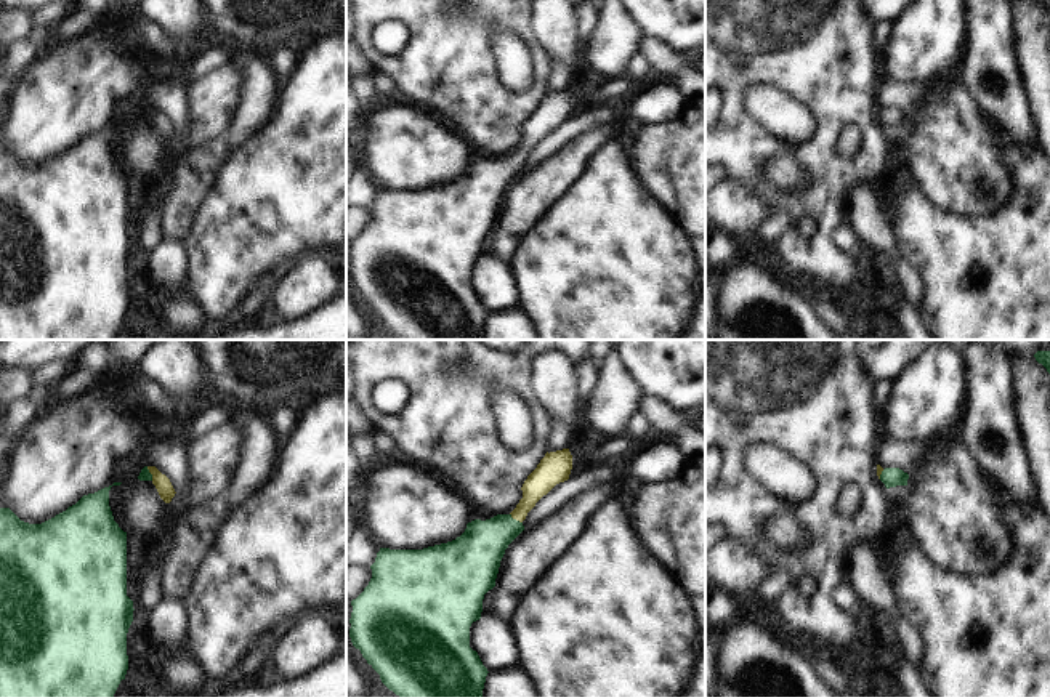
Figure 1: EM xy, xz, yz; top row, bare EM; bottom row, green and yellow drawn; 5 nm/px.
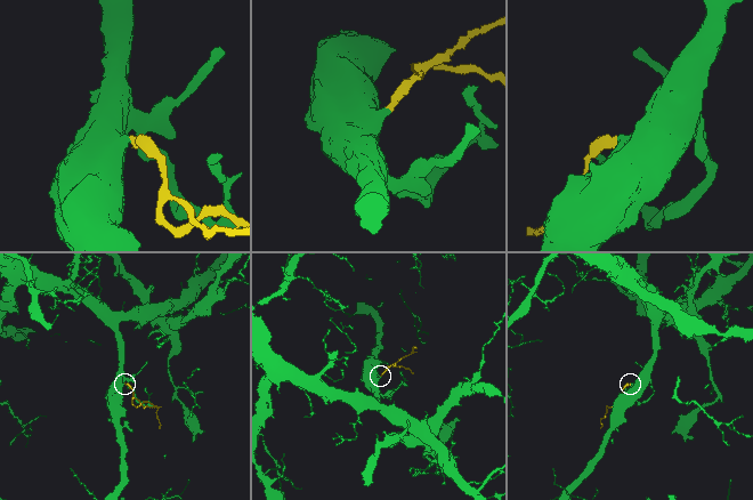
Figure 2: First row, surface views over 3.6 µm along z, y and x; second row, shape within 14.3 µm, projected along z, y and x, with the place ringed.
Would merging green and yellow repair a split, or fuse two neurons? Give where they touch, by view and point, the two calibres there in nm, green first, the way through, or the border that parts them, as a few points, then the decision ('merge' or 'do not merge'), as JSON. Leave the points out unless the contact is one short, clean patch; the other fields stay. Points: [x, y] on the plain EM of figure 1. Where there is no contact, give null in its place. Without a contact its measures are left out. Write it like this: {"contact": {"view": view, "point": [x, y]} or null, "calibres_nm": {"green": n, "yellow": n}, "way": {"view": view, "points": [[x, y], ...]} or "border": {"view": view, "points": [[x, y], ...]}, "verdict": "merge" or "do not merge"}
{"contact": {"view": "xz", "point": [515, 161]}, "calibres_nm": {"green": 240, "yellow": 140}, "way": {"view": "xz", "points": [[478, 193], [515, 161], [533, 130], [542, 120]]}, "verdict": "merge"}

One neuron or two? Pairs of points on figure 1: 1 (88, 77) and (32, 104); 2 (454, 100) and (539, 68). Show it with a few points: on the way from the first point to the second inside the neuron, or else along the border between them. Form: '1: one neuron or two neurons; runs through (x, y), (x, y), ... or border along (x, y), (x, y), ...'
1: one neuron; runs through (74, 84), (53, 104), (47, 104)
2: one neuron; runs through (480, 100), (524, 100), (531, 93)

